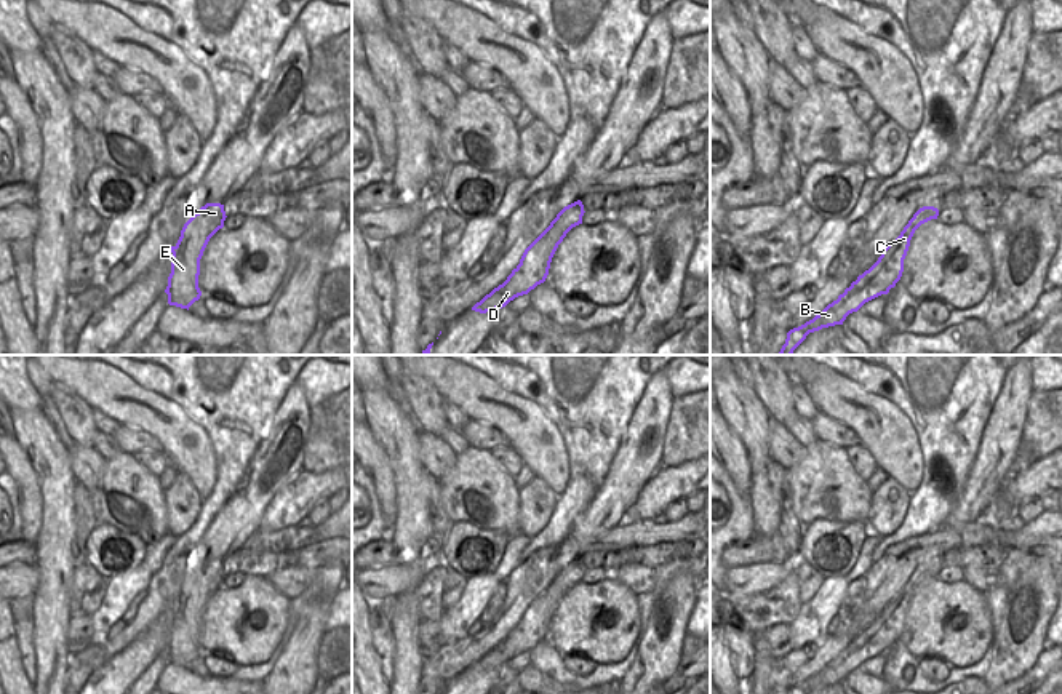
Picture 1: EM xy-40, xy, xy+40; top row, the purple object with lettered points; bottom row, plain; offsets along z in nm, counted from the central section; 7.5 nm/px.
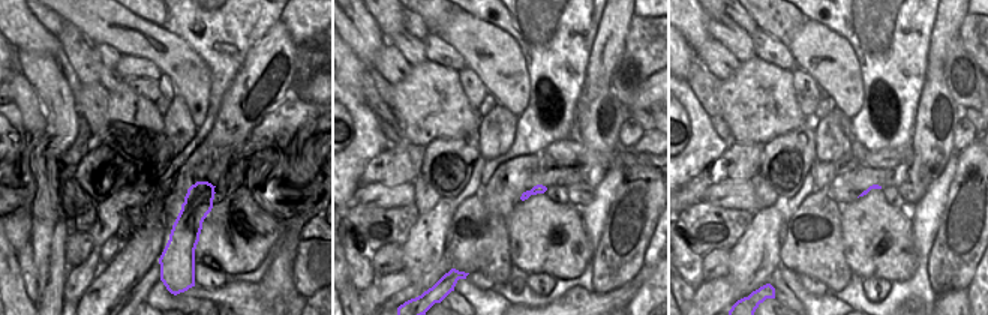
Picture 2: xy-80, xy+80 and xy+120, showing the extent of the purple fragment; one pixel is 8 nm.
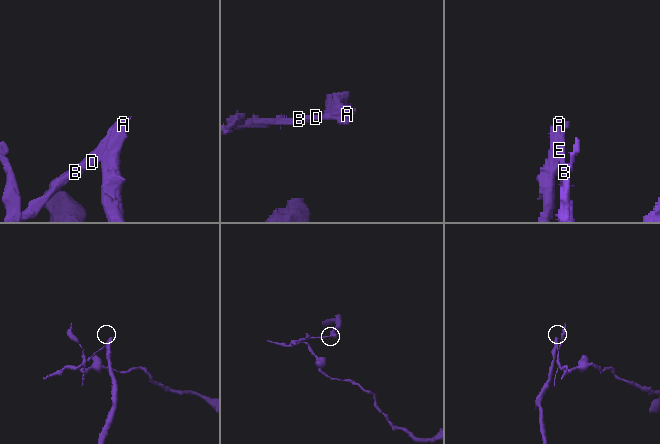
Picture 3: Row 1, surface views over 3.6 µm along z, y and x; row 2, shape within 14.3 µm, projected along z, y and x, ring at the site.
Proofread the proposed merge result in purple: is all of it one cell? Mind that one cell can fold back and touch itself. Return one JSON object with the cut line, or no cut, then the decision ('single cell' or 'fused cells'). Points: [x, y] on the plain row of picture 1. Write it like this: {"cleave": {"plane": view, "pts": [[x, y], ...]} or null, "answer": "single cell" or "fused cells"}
{"cleave": {"plane": "xy", "pts": [[519, 622], [525, 629], [533, 629], [539, 642]]}, "answer": "fused cells"}

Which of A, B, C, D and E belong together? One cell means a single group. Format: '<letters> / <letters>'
A C E / B D

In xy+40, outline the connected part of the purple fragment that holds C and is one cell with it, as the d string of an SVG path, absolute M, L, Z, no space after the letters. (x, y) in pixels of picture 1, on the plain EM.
M934 564L920 566L913 572L913 576L908 579L908 582L904 585L900 593L883 608L881 614L878 616L880 627L883 630L892 628L894 633L897 635L897 638L900 638L902 630L904 630L904 617L907 614L910 598L912 598L915 588L921 582L924 582L931 577L937 577L937 574L939 574L939 568Z

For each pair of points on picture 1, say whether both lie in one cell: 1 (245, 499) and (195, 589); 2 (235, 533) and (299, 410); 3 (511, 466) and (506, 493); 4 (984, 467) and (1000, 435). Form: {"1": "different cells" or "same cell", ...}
{"1": "same cell", "2": "same cell", "3": "different cells", "4": "same cell"}

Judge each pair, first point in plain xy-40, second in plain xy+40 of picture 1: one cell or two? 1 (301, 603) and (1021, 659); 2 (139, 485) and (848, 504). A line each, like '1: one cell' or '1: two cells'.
1: one cell
2: one cell

